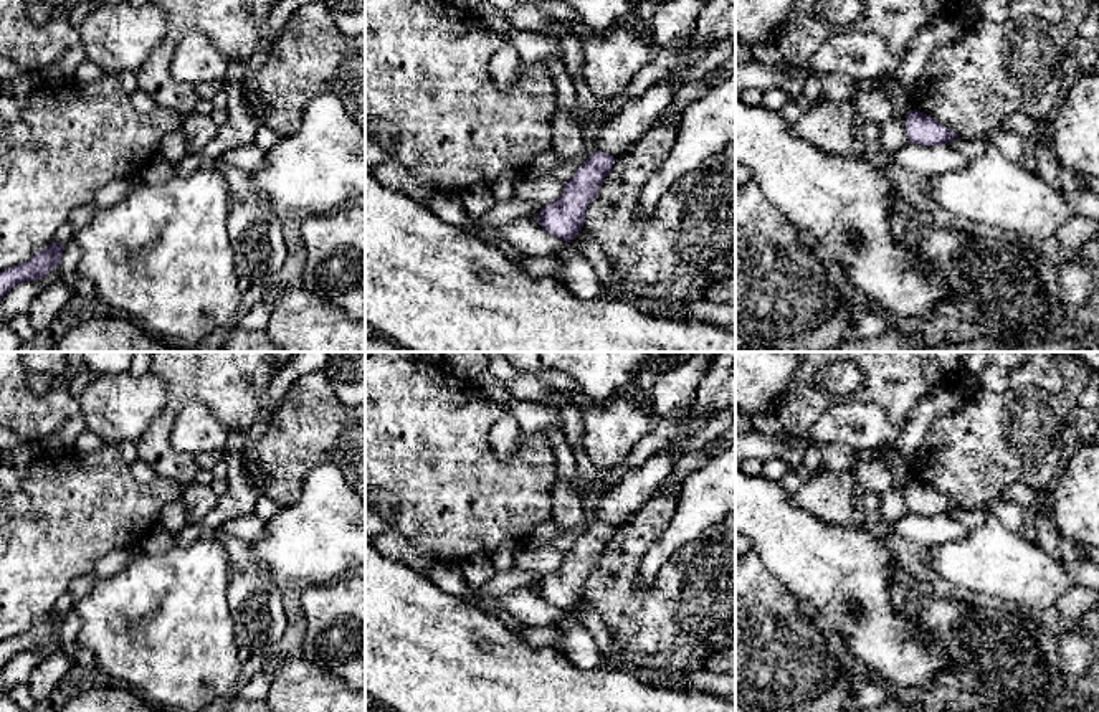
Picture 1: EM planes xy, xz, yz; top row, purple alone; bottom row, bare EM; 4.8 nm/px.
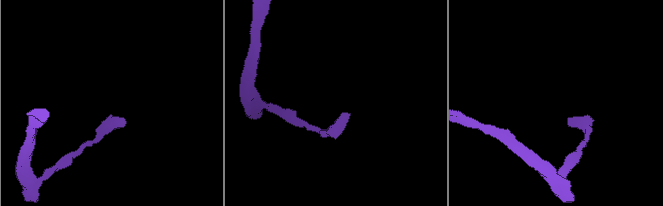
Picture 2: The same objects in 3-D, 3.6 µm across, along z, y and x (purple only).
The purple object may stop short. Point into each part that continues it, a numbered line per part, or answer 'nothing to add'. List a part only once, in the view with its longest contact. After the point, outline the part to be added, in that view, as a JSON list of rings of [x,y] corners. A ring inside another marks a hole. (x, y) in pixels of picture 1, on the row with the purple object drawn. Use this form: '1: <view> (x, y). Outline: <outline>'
nothing to add

